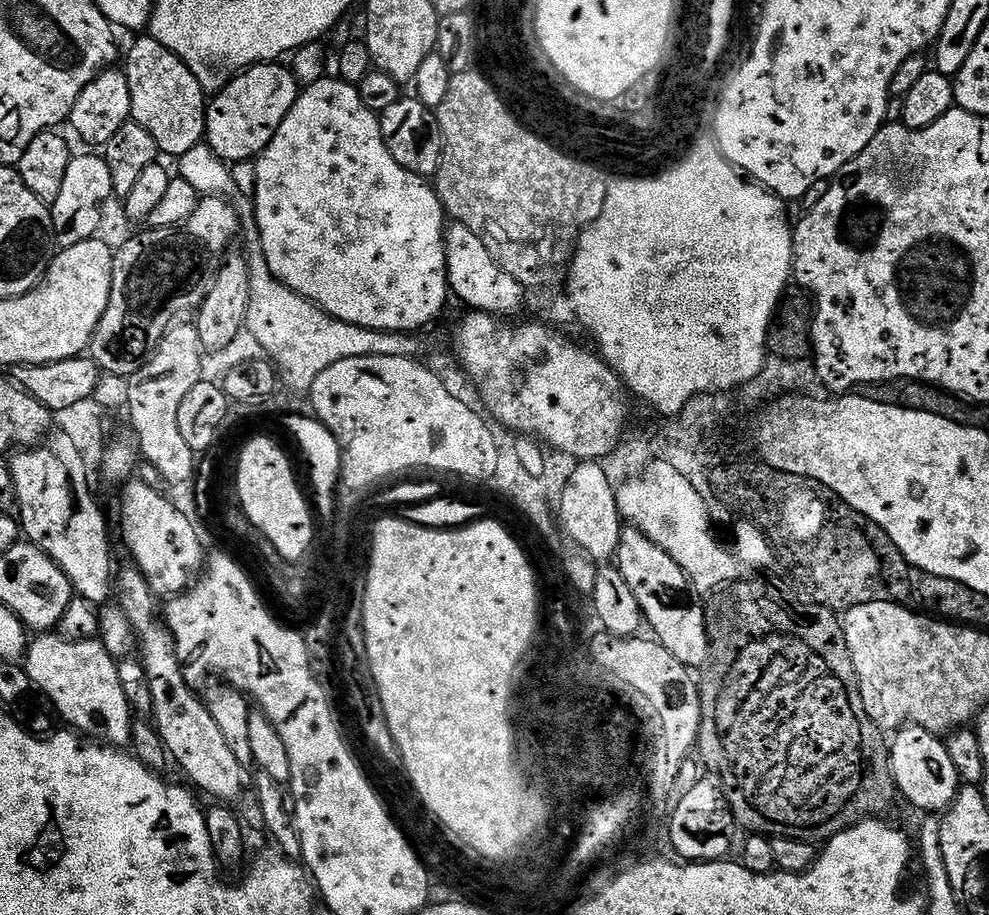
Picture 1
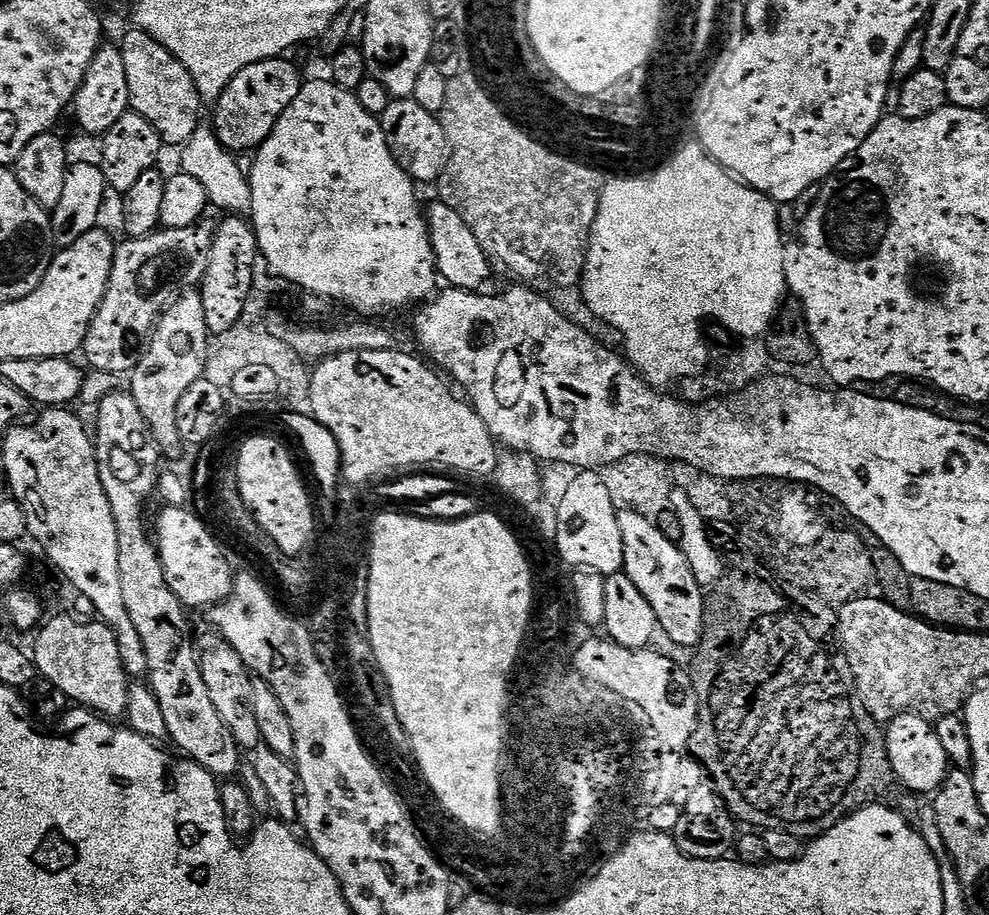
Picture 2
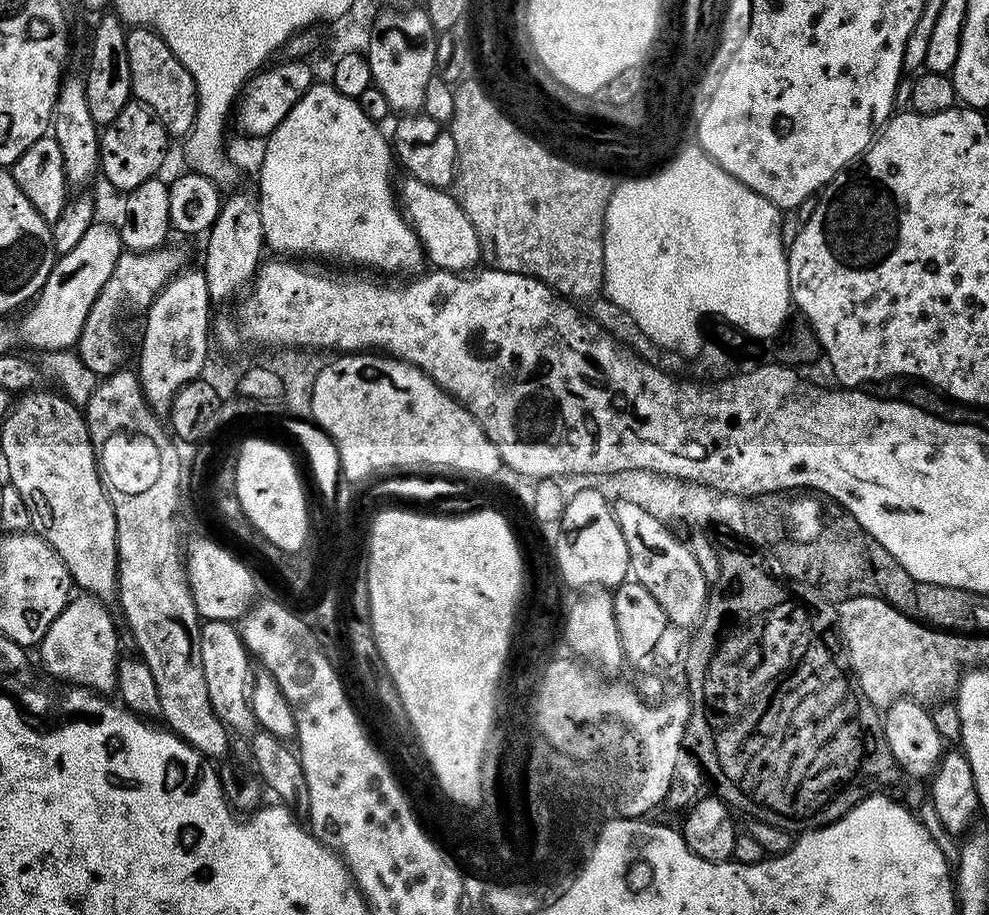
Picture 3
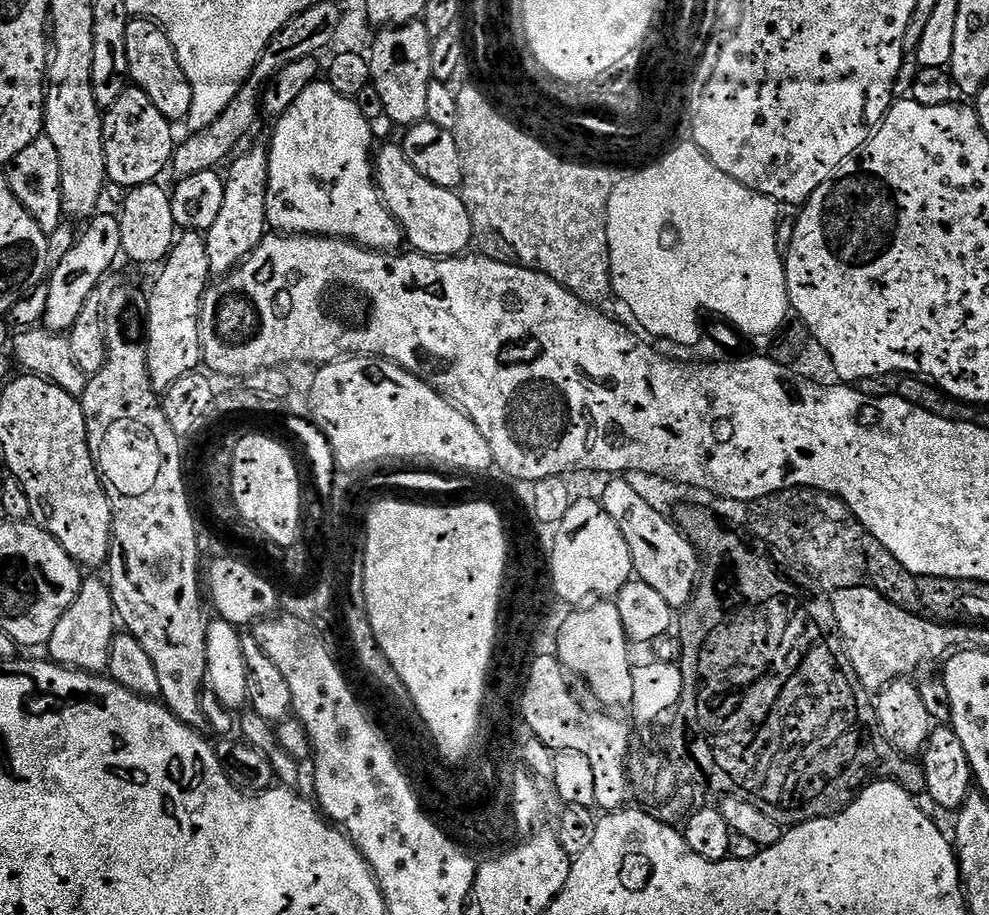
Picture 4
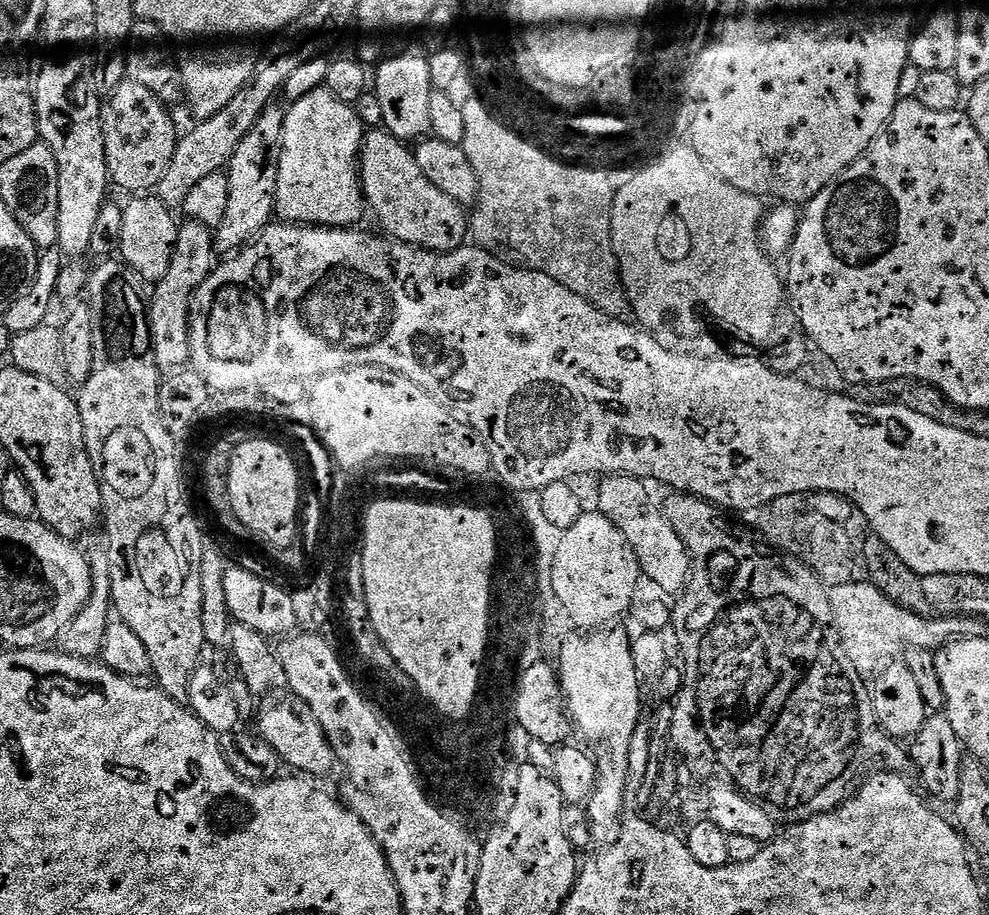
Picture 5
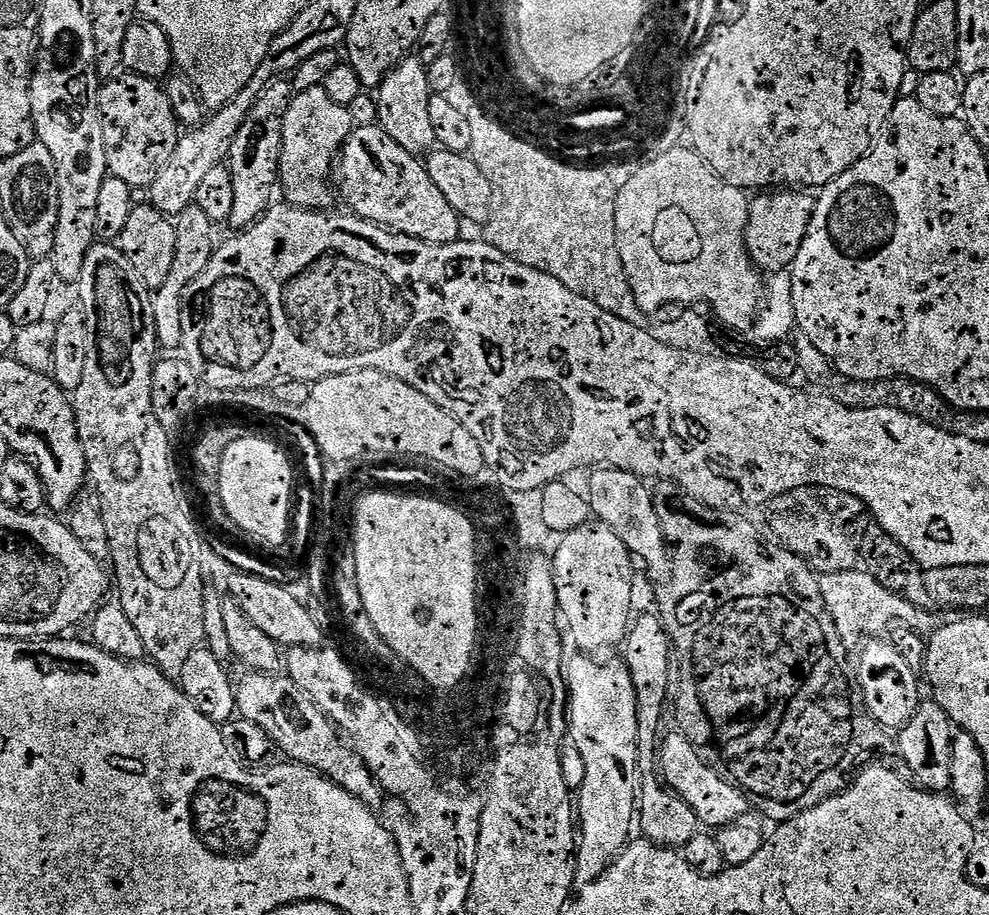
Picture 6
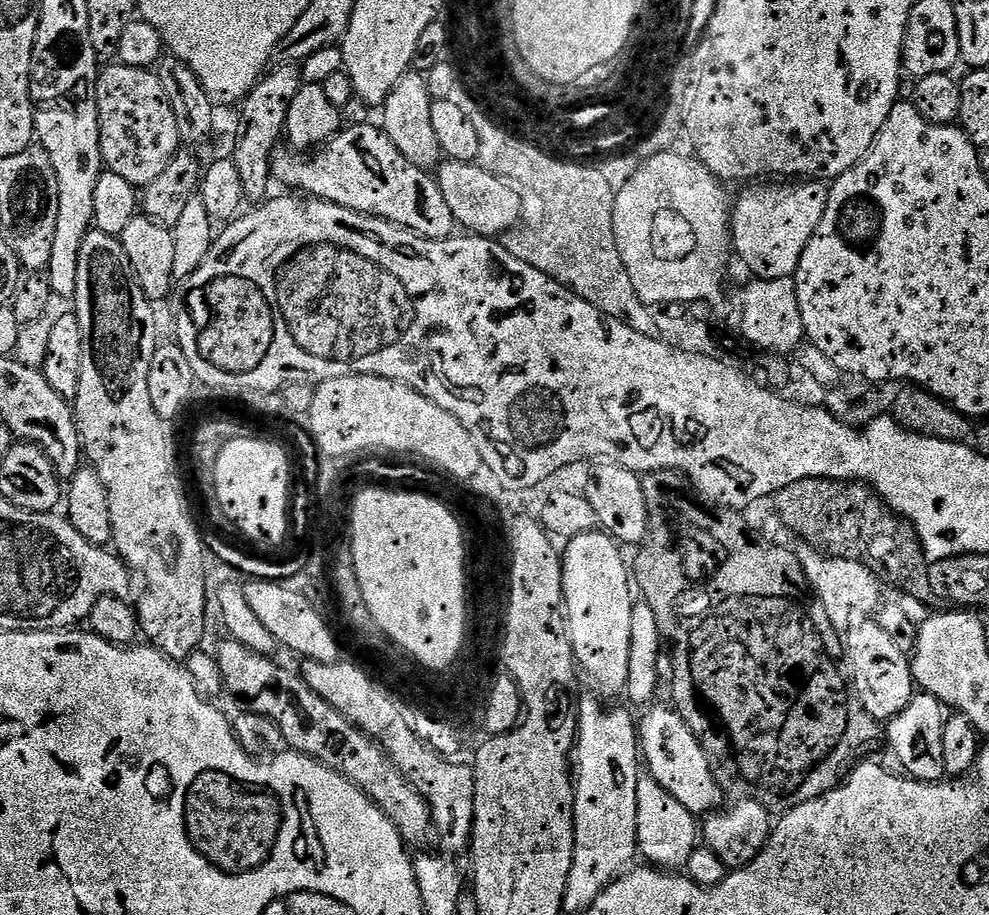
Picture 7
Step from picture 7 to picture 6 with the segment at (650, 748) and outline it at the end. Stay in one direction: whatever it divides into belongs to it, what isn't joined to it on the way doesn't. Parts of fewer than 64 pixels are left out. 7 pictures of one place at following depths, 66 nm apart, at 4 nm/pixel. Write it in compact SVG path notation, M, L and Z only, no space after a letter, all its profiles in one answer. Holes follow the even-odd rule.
M668 733L661 741L660 767L663 781L667 787L687 802L695 812L699 823L710 830L731 827L743 821L751 804L748 797L735 783L710 768L701 758L701 751L682 733Z

